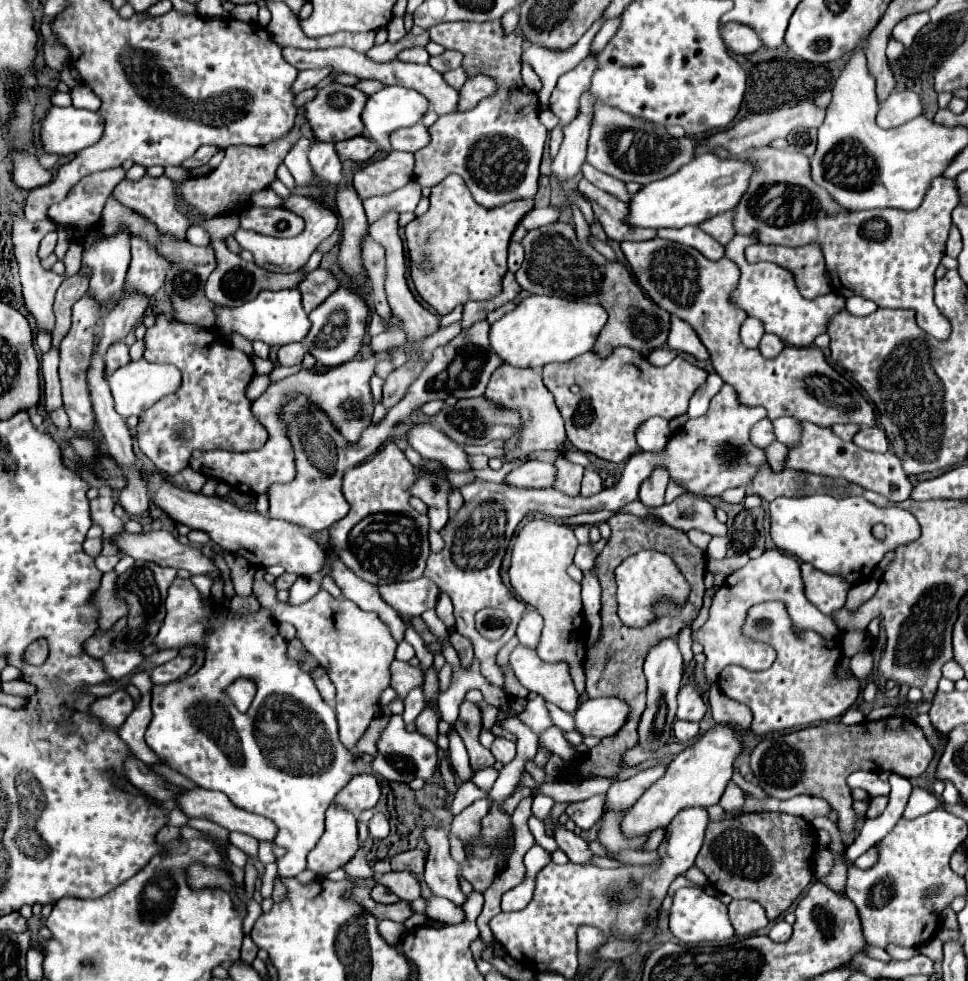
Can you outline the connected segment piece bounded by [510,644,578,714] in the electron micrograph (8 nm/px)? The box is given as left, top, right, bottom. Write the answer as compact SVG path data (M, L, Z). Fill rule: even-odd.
M518 644L510 654L510 666L524 688L554 702L564 712L576 712L578 694L566 662L546 664L532 648Z

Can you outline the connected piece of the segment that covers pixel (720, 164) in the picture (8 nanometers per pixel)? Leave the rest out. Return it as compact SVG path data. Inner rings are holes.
M700 154L696 160L680 168L676 174L656 180L652 184L642 186L632 198L628 206L628 216L624 224L636 228L684 228L696 226L720 212L734 210L740 202L740 196L748 188L748 180L754 168L744 160L720 160L712 154Z

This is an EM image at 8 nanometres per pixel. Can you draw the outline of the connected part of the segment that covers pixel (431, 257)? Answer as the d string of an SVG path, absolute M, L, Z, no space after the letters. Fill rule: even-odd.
M450 174L440 184L432 188L430 194L430 208L426 214L416 216L412 222L406 224L406 246L410 256L410 278L414 282L416 292L420 298L440 316L450 314L458 304L466 304L468 300L490 300L500 292L500 280L506 274L506 258L508 258L508 244L514 228L530 212L534 200L514 200L512 204L504 204L500 208L486 210L484 206L476 204L472 194L468 192L464 180L460 176Z

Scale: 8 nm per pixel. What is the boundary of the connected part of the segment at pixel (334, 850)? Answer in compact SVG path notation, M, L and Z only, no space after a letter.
M330 806L326 810L326 830L308 854L308 868L316 874L336 870L356 854L358 846L356 816L344 808Z

